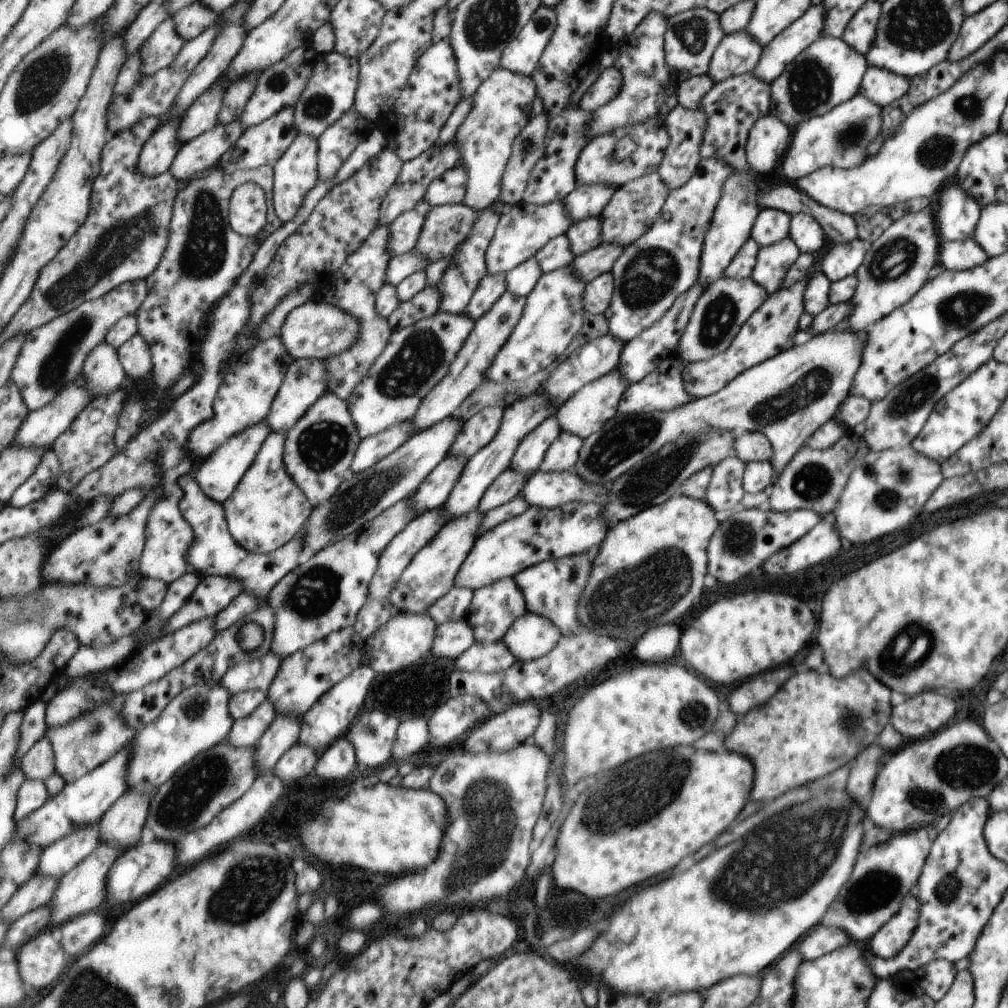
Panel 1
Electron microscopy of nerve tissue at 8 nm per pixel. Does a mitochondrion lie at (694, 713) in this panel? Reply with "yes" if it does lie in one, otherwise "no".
yes

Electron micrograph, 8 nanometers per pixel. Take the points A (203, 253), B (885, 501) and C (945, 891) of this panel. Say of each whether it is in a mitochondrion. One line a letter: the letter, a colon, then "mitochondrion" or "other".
A: mitochondrion
B: mitochondrion
C: mitochondrion

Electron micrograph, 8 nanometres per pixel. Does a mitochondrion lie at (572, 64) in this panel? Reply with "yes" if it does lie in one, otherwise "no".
no

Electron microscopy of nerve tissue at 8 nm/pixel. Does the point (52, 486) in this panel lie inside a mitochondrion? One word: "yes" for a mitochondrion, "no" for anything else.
no

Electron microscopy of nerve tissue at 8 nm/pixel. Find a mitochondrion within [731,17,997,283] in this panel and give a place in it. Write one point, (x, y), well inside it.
(809, 86)

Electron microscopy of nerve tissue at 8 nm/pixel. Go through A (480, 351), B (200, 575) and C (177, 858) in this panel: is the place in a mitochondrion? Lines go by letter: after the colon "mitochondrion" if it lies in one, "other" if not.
A: other
B: other
C: other

